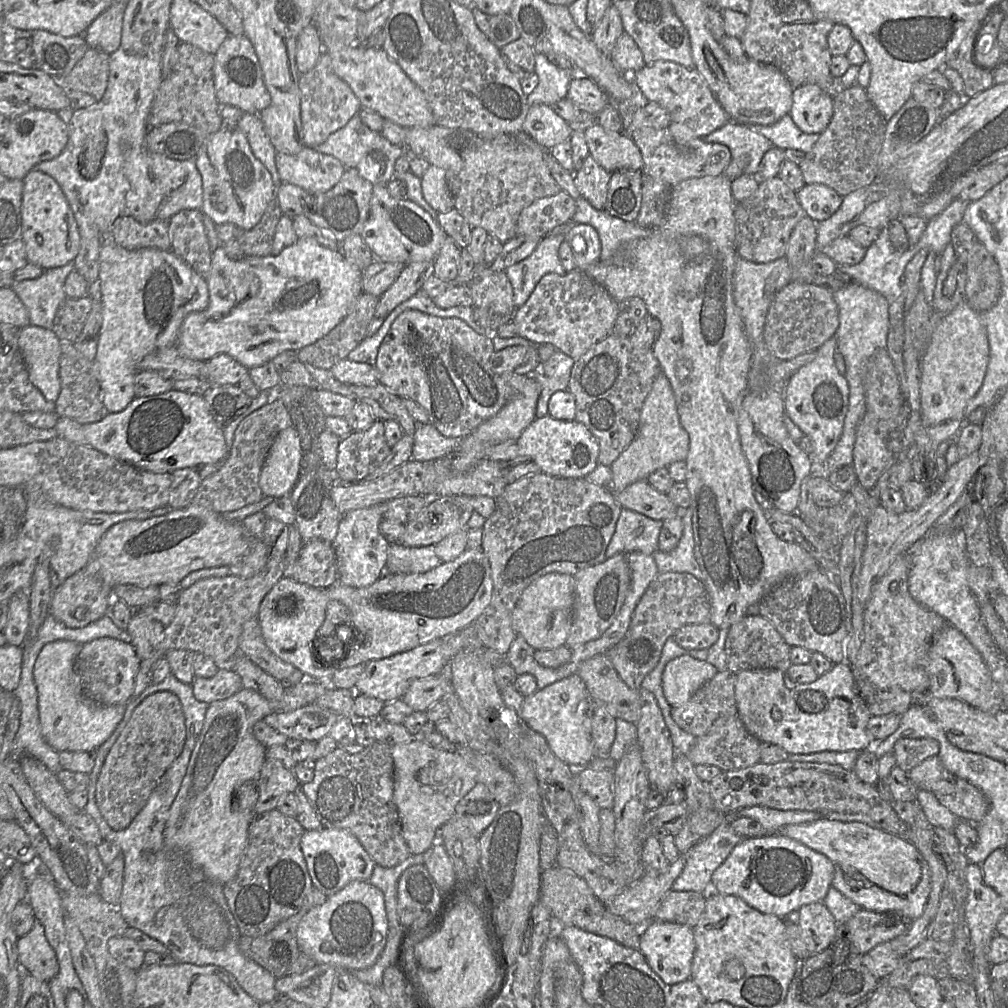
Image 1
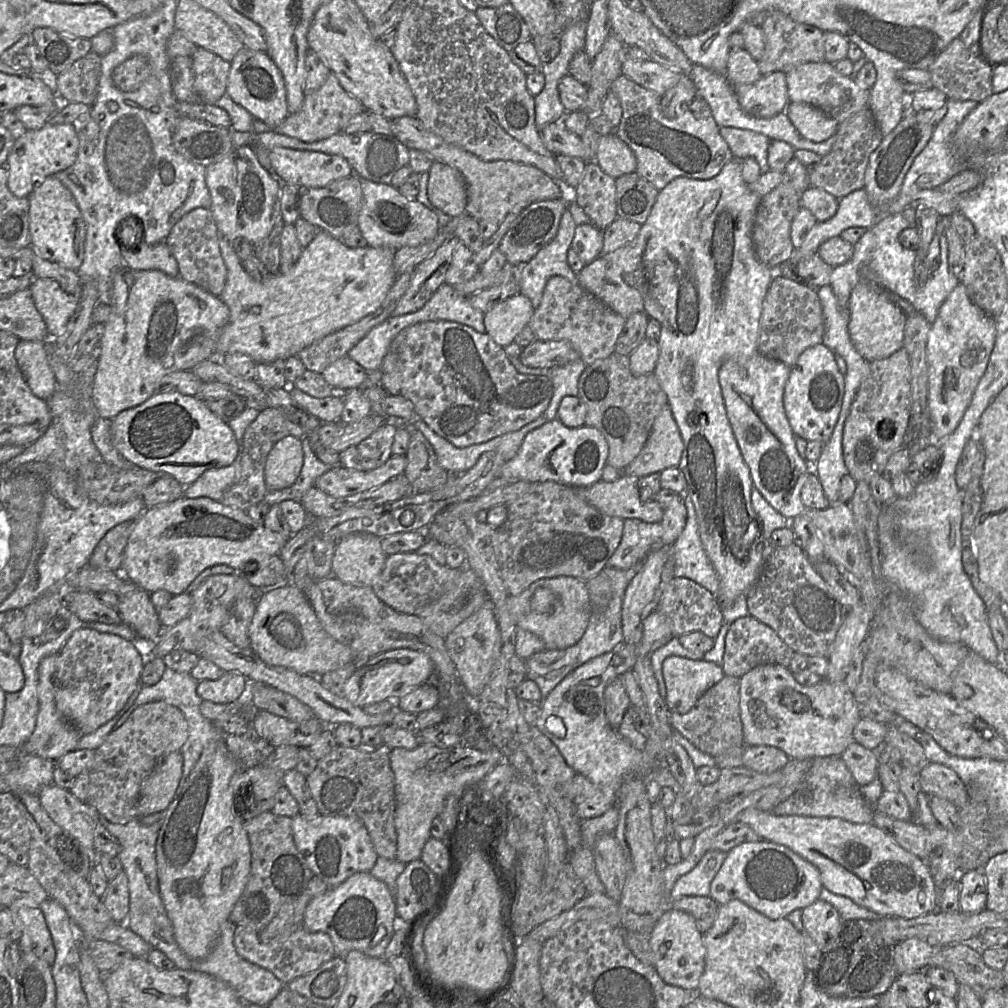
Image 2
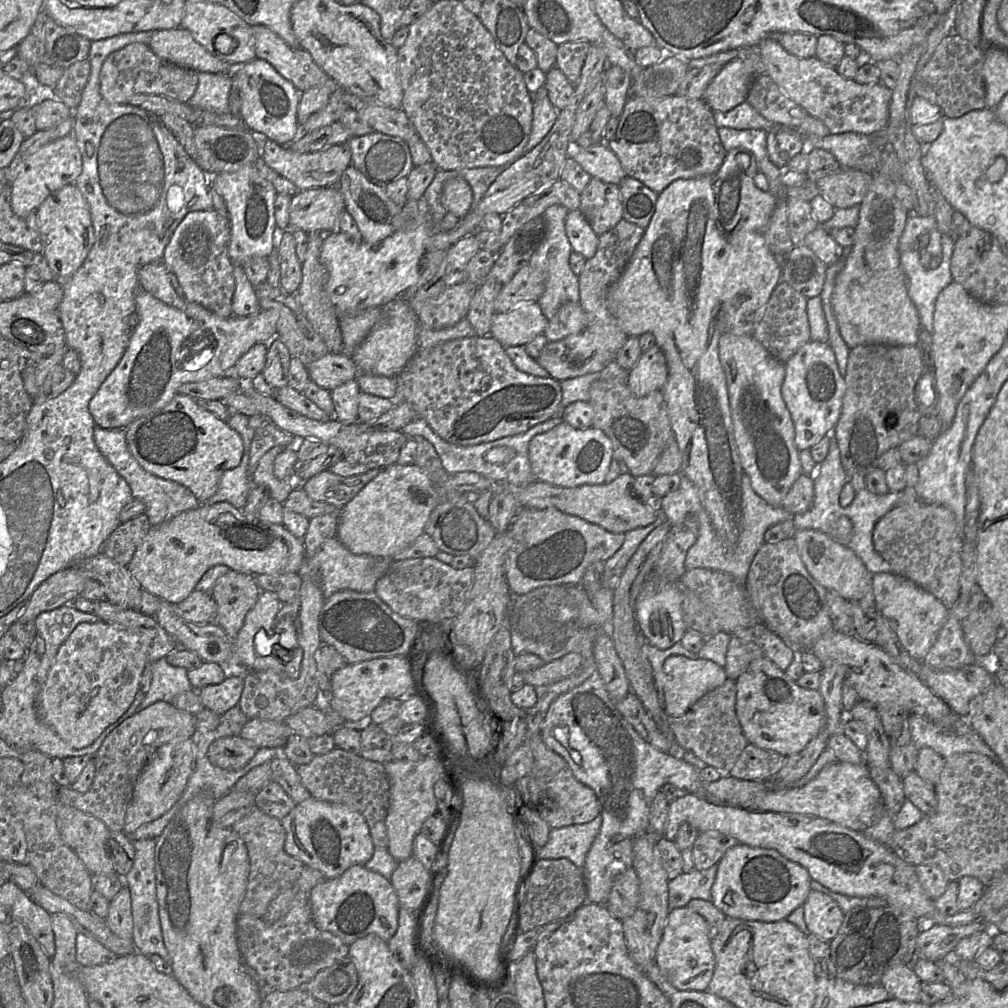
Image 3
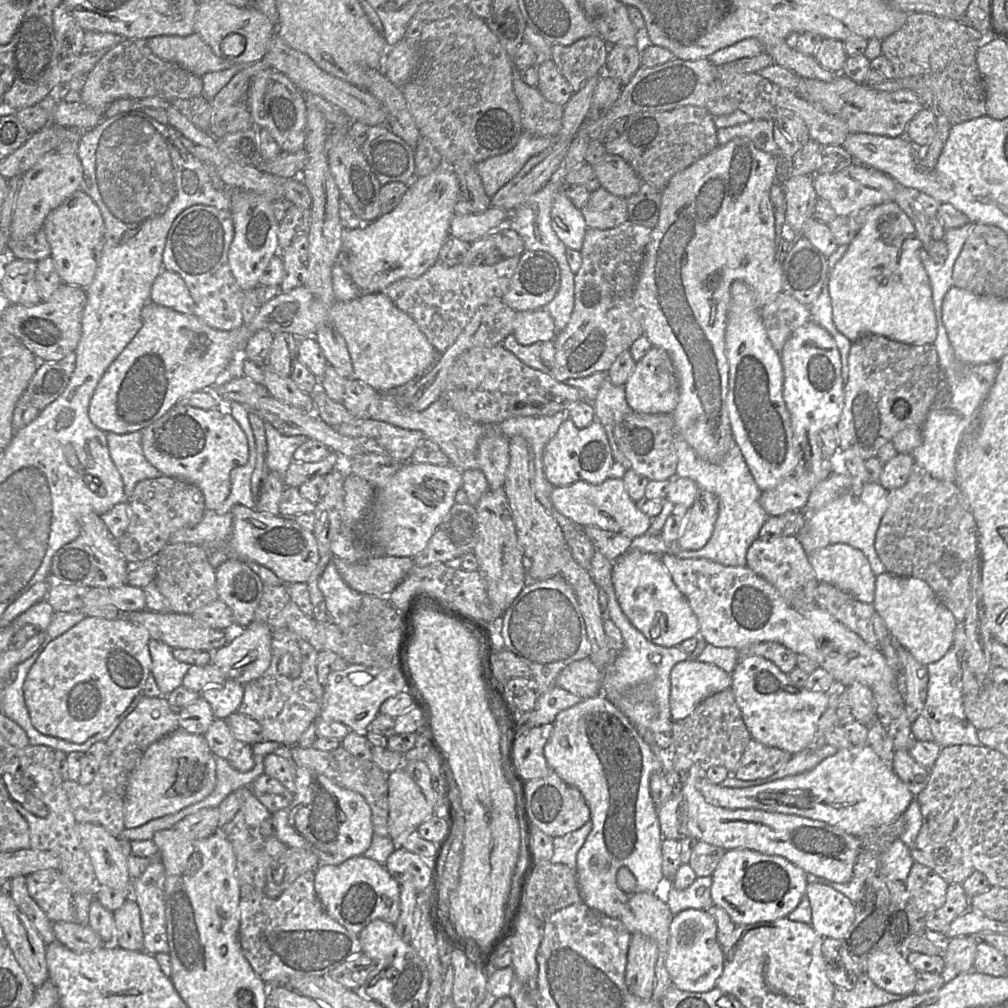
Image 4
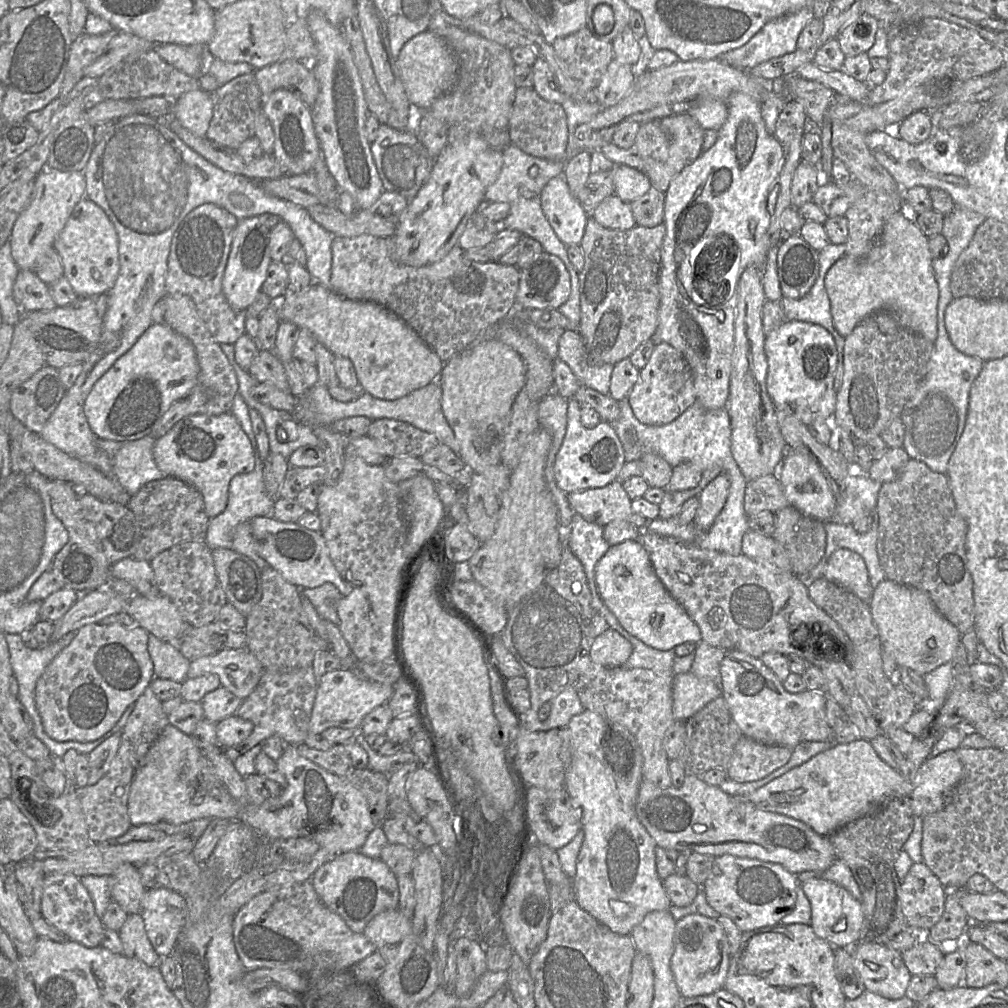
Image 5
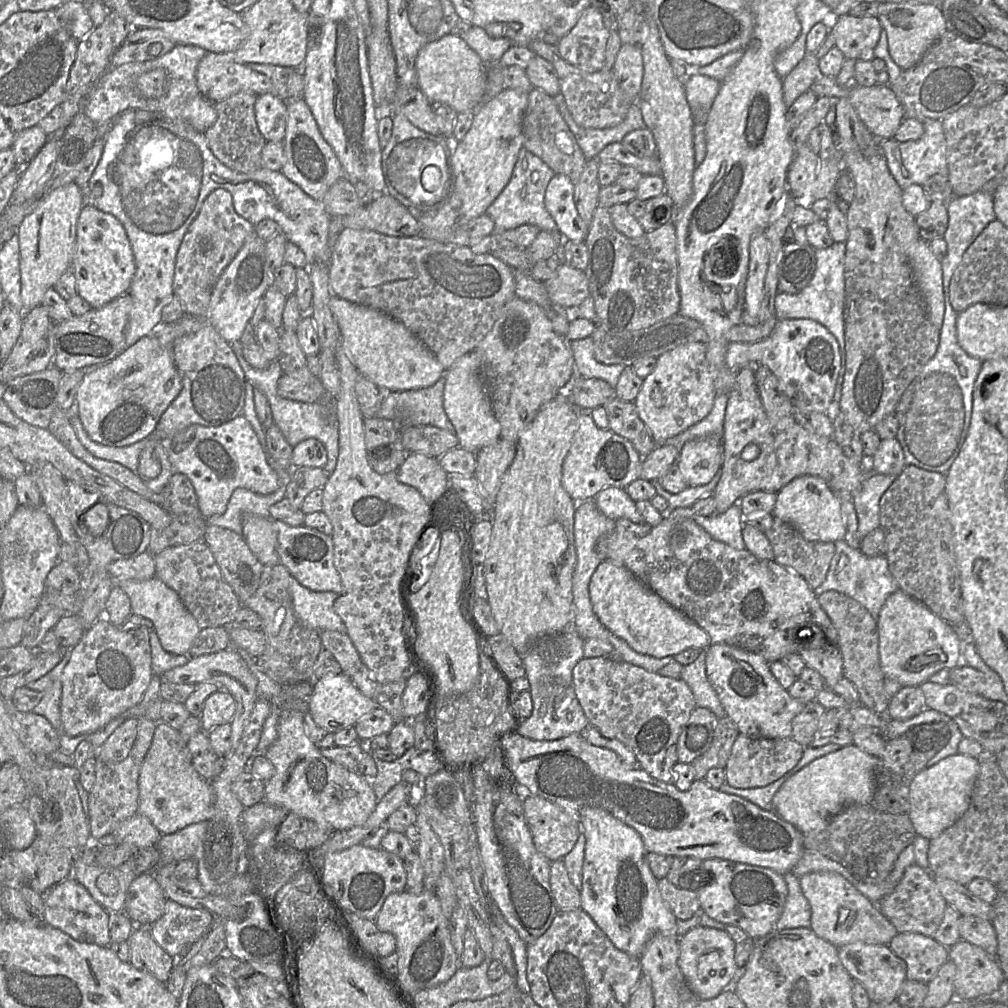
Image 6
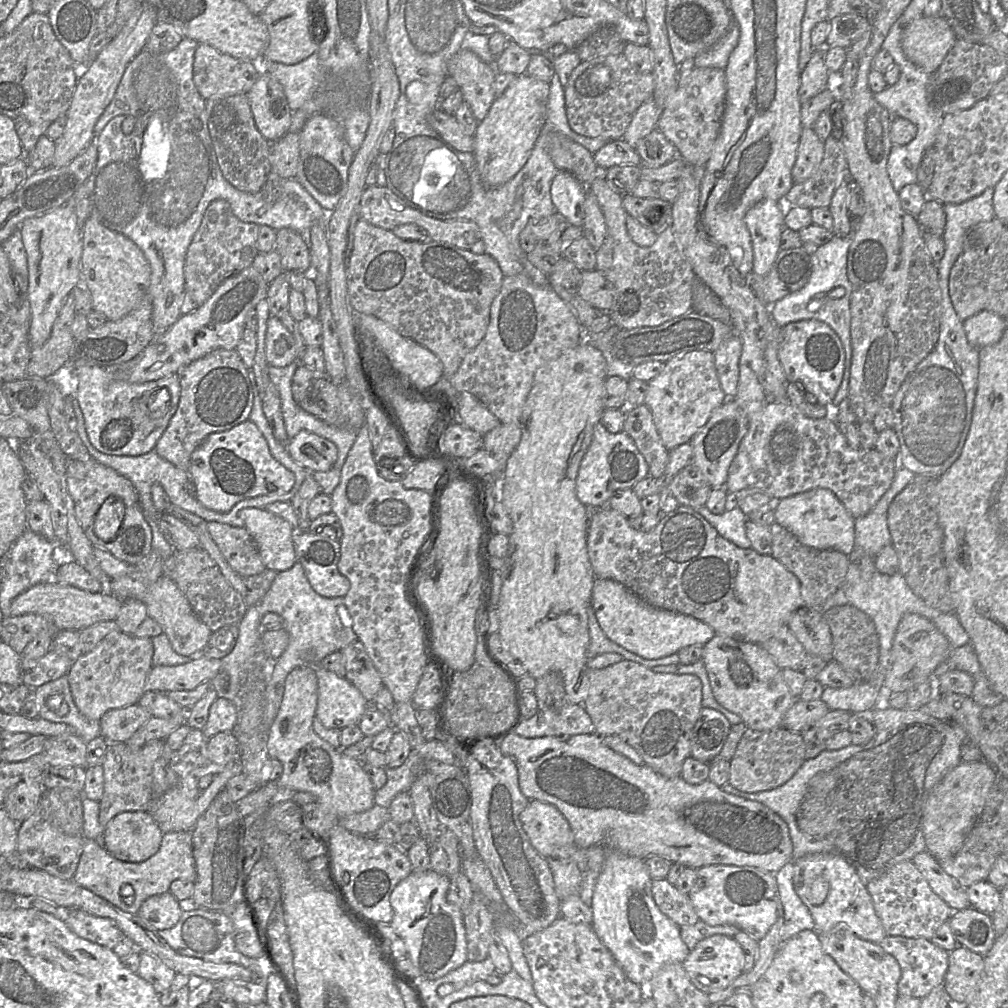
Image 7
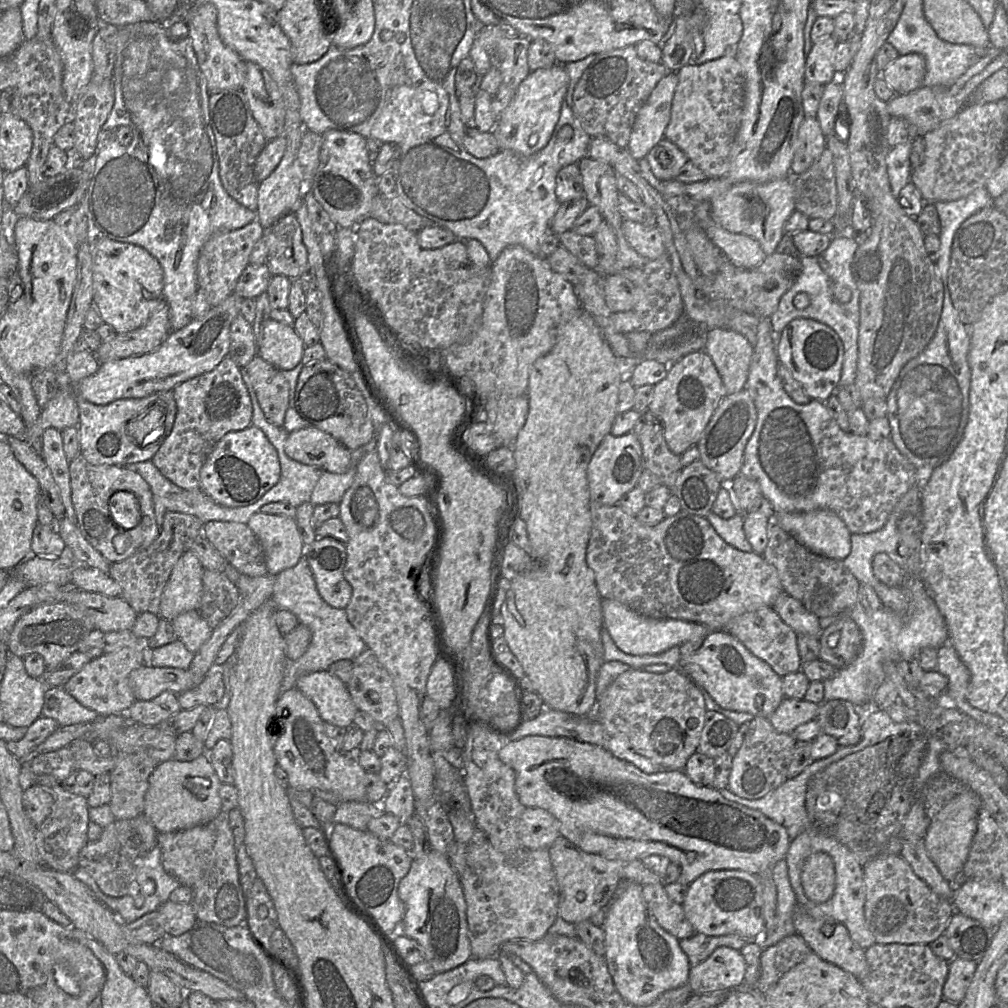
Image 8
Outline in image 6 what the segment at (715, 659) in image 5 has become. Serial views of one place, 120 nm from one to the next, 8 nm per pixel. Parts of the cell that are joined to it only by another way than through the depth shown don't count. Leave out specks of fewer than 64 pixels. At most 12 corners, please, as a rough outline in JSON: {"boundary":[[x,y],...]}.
{"boundary":[[706,650],[683,667],[680,678],[697,706],[727,716],[706,675]]}

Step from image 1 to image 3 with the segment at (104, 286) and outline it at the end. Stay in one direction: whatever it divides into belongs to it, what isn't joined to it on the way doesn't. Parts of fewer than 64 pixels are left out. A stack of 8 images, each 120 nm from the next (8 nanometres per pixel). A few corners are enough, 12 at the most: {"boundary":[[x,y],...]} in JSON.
{"boundary":[[142,289],[128,347],[89,402],[125,429],[222,377],[280,313],[224,318]]}

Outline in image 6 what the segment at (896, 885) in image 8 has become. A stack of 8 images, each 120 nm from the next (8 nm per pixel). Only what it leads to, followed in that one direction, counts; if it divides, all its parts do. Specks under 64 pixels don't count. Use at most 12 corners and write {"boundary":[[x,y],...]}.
{"boundary":[[917,864],[878,902],[898,933],[933,936],[948,903]]}

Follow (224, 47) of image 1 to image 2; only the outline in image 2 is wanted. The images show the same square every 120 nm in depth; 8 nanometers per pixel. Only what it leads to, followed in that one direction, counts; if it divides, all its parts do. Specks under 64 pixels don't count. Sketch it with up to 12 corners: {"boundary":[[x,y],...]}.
{"boundary":[[241,49],[226,94],[272,129],[289,115],[266,52]]}

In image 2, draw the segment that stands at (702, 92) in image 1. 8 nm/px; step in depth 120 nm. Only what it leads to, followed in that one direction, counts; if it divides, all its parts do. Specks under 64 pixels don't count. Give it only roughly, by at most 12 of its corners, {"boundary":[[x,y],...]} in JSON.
{"boundary":[[627,55],[622,74],[660,96],[683,75]]}

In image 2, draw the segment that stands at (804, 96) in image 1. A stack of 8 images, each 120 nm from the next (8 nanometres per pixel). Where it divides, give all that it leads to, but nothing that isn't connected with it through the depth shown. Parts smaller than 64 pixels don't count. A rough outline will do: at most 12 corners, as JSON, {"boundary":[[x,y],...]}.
{"boundary":[[790,102],[785,112],[810,141],[825,141],[838,122],[810,104]]}

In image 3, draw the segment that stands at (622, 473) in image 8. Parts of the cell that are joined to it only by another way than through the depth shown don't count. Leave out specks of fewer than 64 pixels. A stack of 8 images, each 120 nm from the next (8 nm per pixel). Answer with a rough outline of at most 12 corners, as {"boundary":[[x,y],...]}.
{"boundary":[[566,422],[534,436],[538,481],[565,488],[604,483],[612,442]]}

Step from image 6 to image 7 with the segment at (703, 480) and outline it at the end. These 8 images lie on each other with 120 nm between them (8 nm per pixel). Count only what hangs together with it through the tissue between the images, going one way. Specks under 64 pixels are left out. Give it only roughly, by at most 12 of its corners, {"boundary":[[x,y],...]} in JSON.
{"boundary":[[735,400],[713,411],[689,441],[692,462],[724,488],[747,430]]}

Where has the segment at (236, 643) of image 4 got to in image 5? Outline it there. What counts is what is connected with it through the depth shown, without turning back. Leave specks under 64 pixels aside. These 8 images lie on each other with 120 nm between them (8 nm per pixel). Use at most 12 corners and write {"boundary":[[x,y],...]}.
{"boundary":[[247,648],[222,649],[190,662],[187,678],[215,675],[243,700],[262,664]]}

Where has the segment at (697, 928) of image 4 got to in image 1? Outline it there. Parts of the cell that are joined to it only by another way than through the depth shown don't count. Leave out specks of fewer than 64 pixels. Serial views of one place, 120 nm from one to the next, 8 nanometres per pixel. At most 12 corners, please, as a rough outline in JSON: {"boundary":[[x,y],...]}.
{"boundary":[[651,920],[639,950],[664,983],[690,979],[692,927]]}

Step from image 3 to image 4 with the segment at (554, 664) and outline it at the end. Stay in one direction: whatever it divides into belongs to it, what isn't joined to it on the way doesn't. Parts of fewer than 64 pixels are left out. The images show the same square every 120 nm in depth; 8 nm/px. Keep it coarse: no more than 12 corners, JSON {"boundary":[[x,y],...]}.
{"boundary":[[586,657],[566,666],[555,686],[581,699],[602,692],[603,672]]}

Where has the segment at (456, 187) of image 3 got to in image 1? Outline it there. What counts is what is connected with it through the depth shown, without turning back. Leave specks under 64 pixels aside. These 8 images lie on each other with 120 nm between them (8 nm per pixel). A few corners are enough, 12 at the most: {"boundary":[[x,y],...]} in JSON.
{"boundary":[[430,165],[421,178],[425,200],[436,212],[454,209],[443,169]]}

